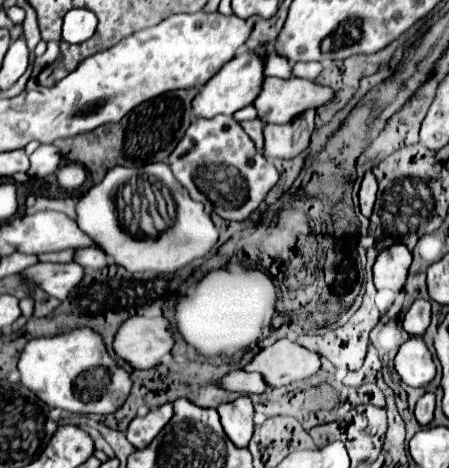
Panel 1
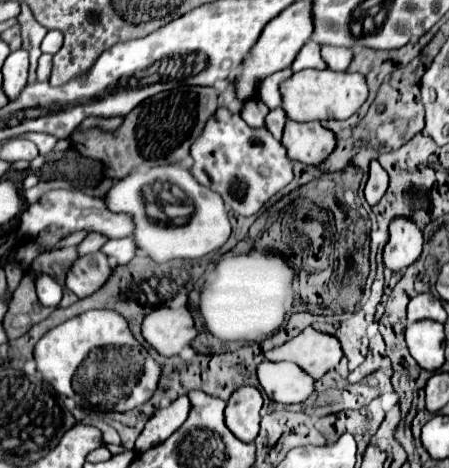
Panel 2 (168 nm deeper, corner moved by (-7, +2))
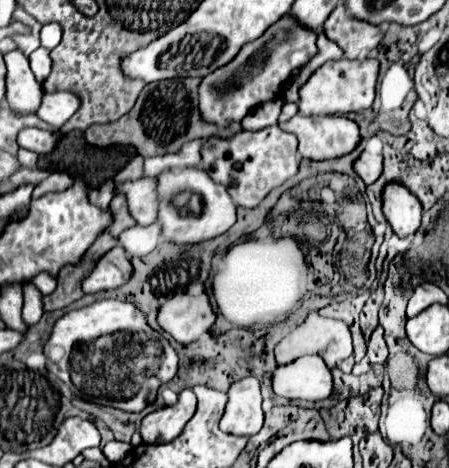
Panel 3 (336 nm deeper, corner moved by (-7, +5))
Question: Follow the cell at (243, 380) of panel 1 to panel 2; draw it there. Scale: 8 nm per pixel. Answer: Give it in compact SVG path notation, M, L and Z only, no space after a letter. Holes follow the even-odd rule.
M263 361L257 375L263 391L277 403L303 403L315 391L315 379L295 363Z

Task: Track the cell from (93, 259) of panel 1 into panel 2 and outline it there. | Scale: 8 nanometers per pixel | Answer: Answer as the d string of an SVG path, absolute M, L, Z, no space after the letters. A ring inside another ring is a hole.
M123 237L123 239L111 239L103 245L103 253L111 259L117 257L117 265L125 265L135 257L137 245L133 237Z

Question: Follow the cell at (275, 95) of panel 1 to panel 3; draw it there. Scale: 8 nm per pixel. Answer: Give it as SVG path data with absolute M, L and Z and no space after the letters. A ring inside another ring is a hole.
M337 60L327 62L313 72L313 76L299 88L299 114L303 116L345 116L347 112L361 112L373 104L375 82L379 74L377 60Z

